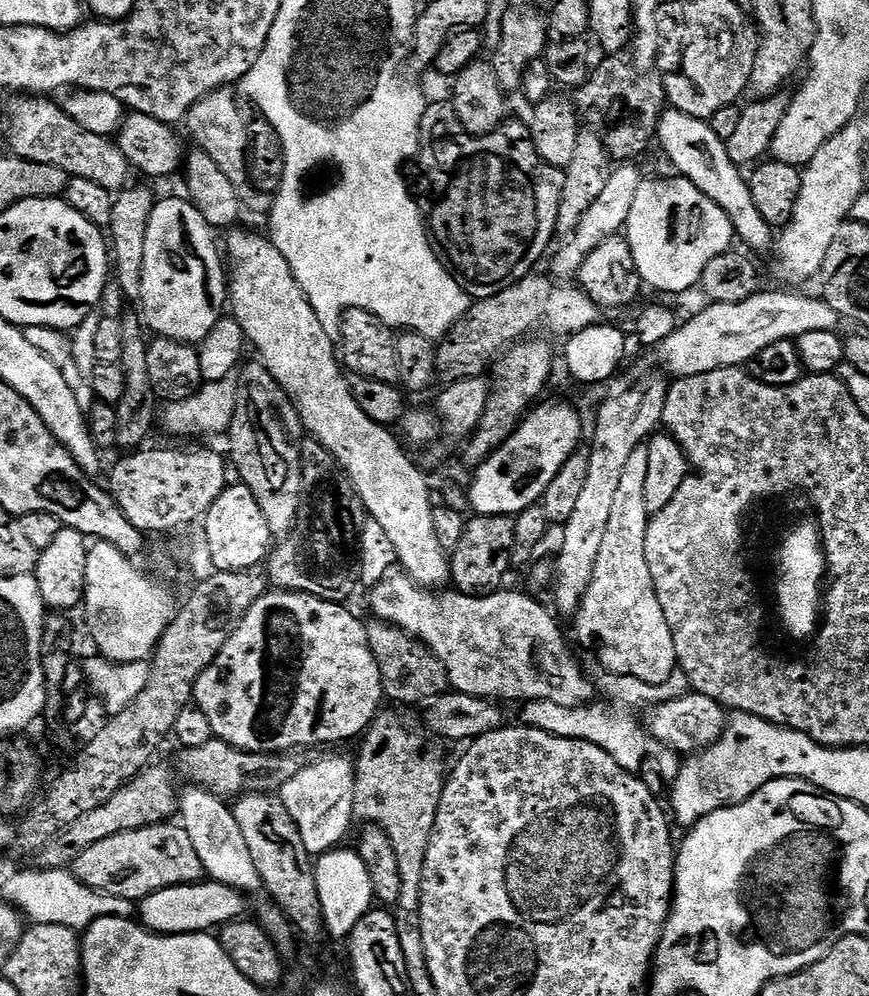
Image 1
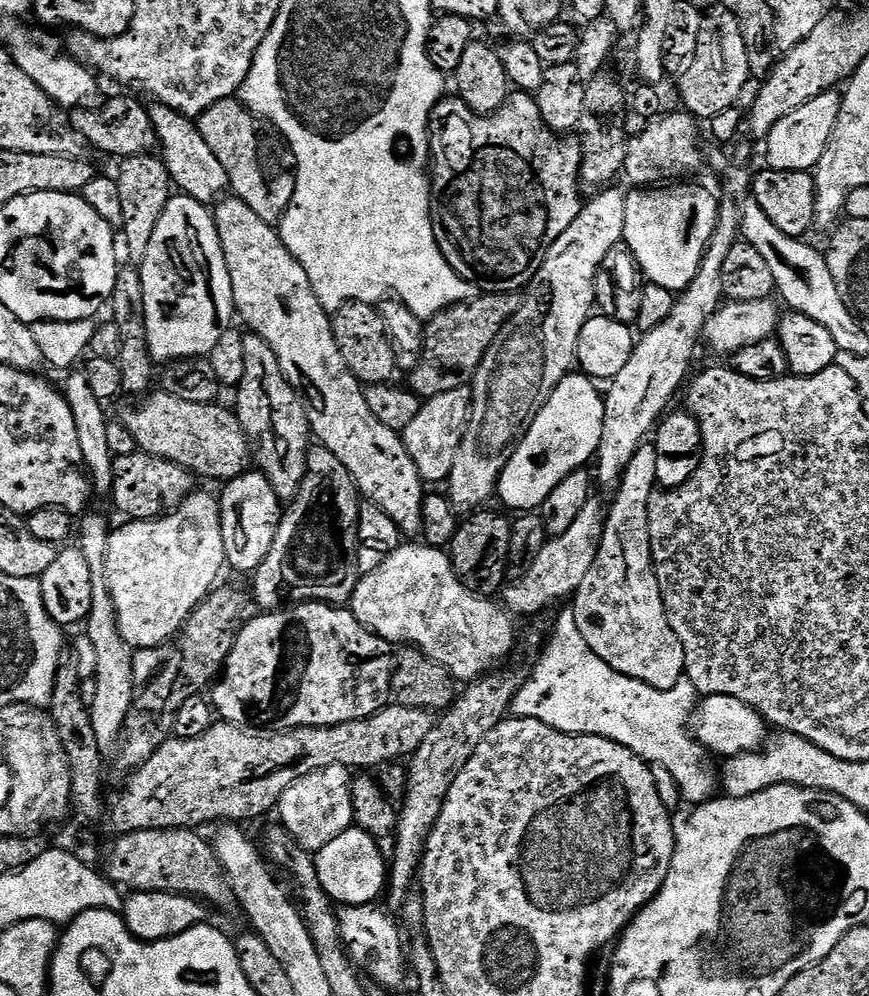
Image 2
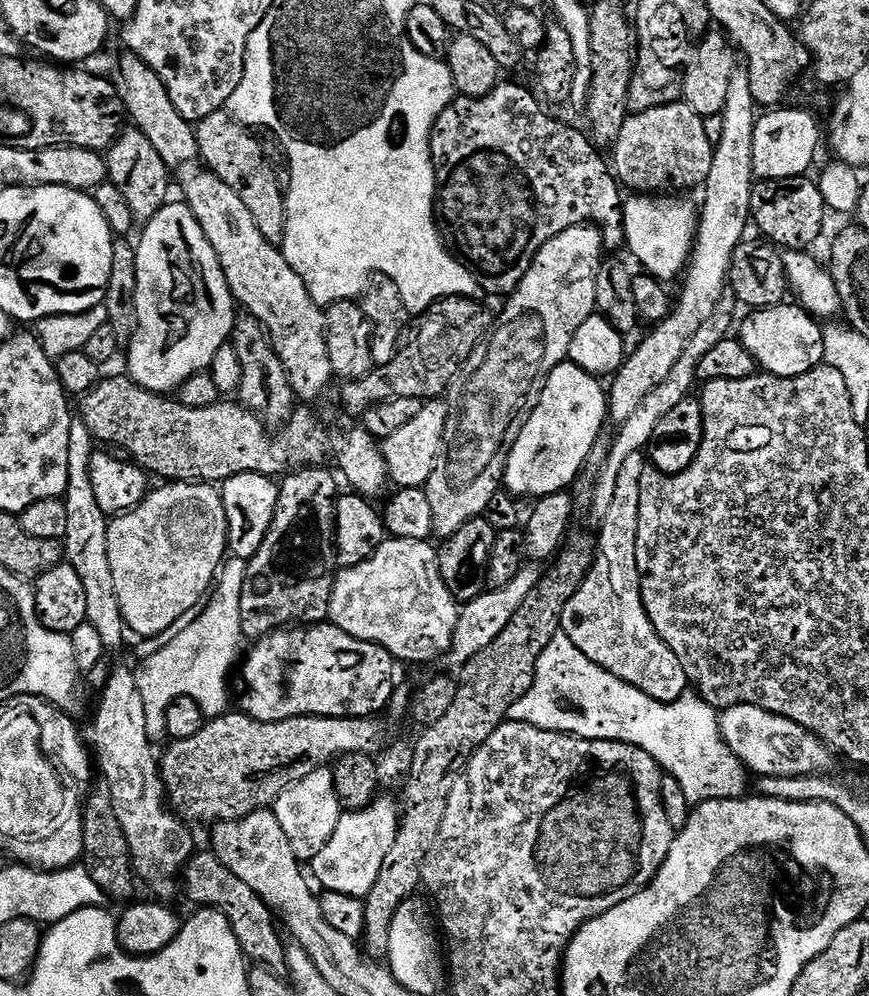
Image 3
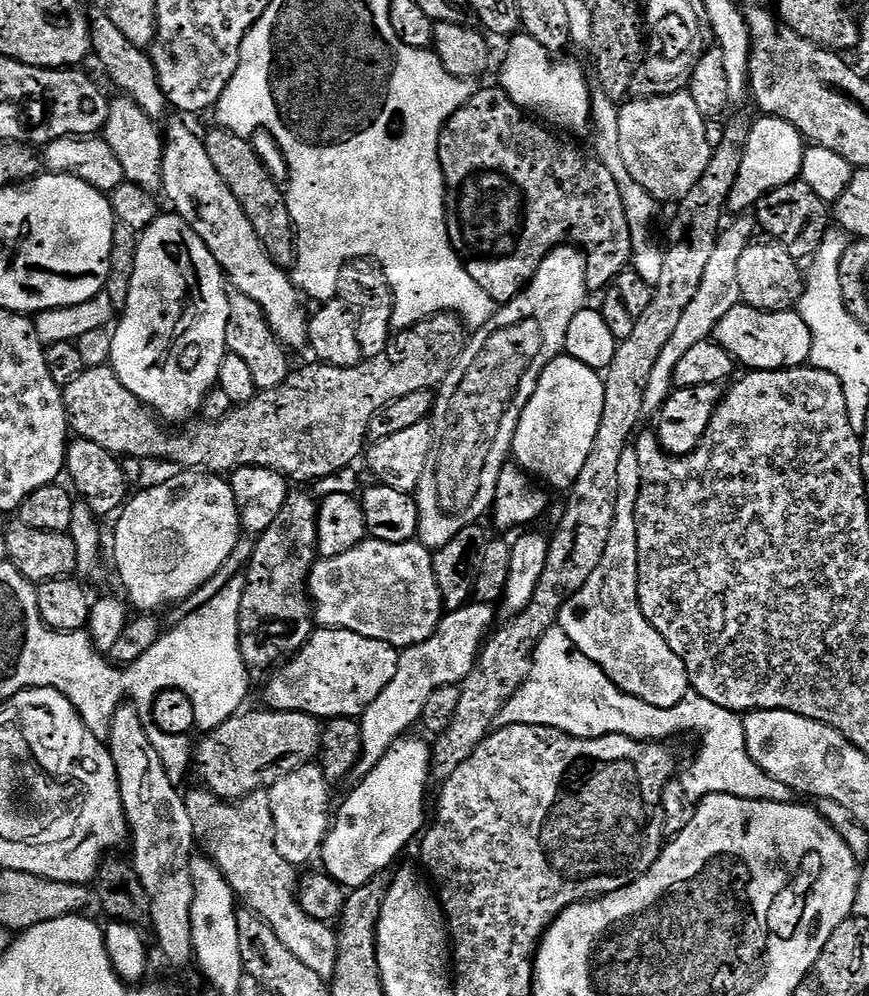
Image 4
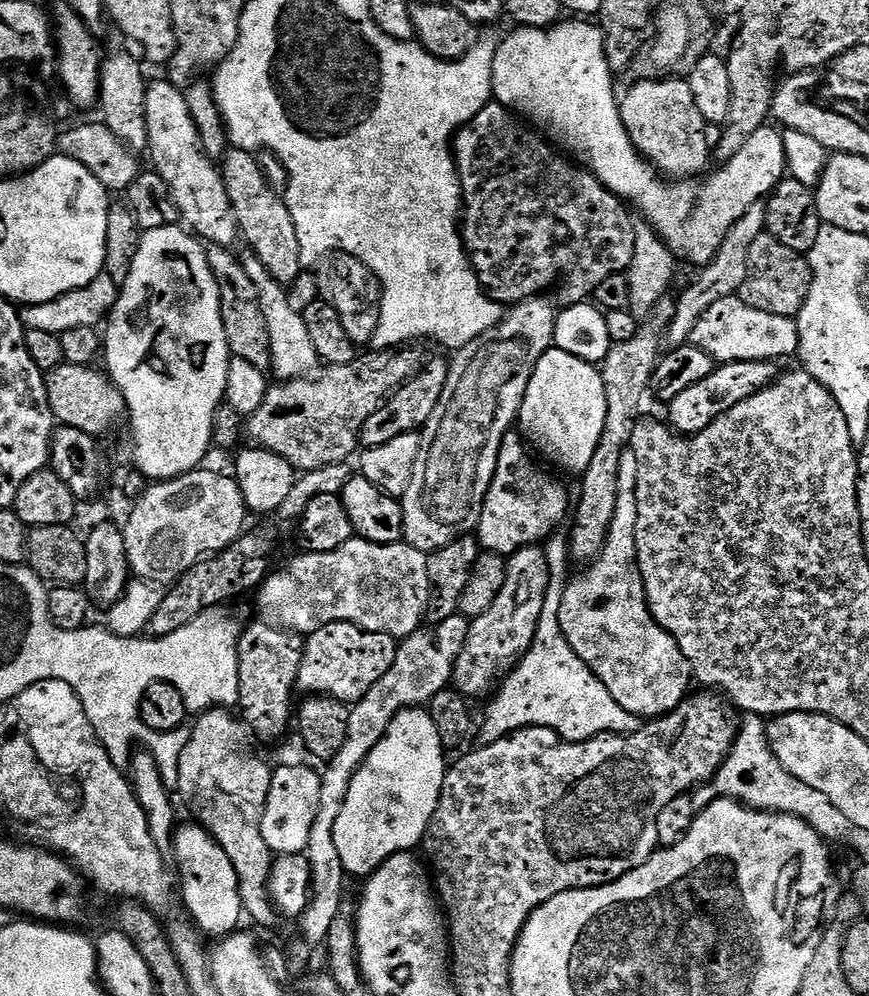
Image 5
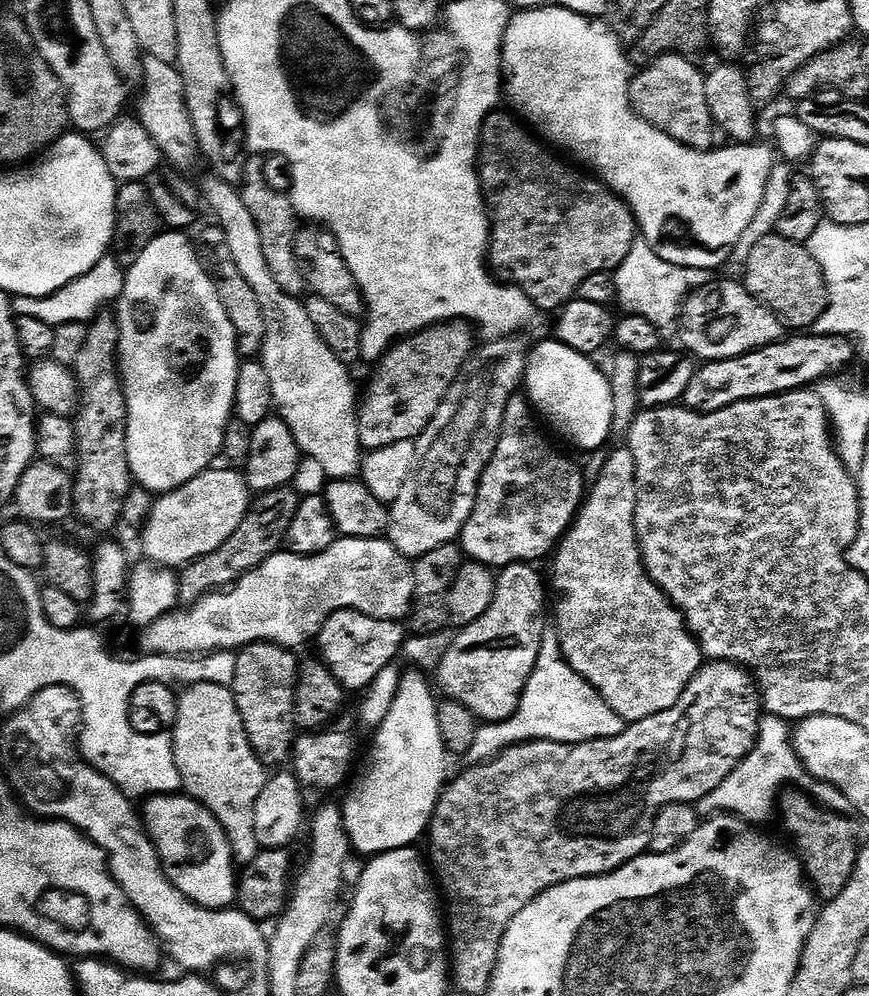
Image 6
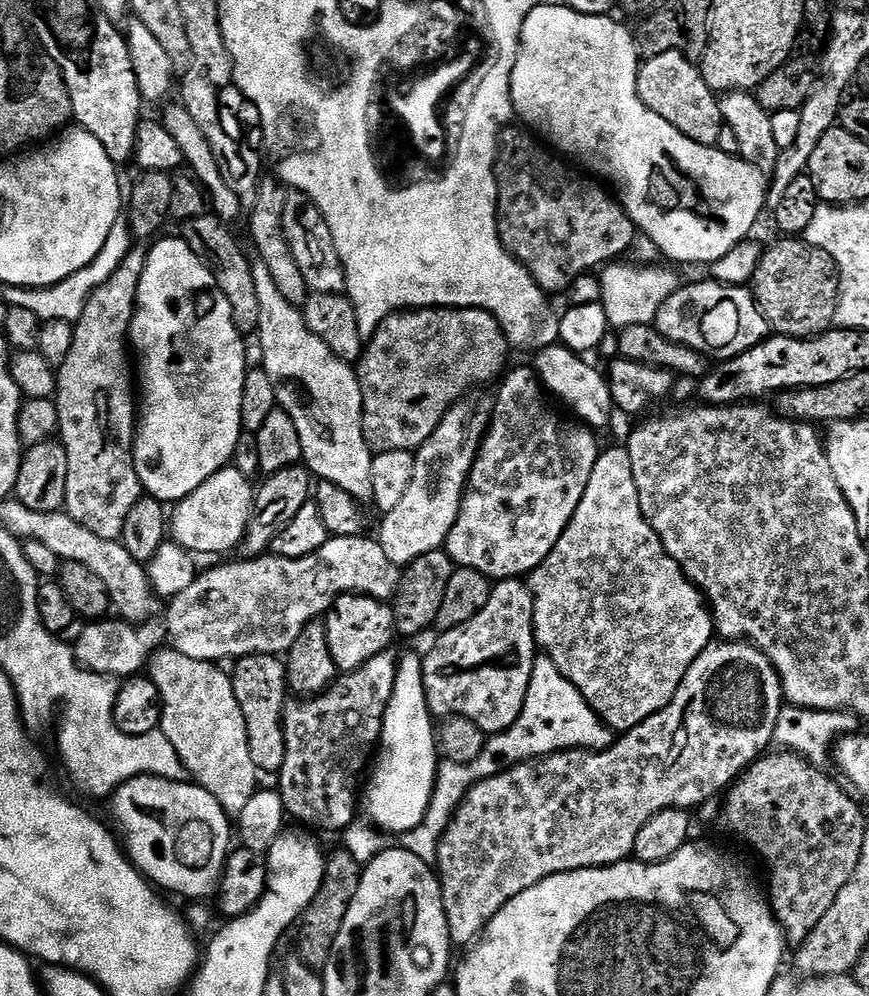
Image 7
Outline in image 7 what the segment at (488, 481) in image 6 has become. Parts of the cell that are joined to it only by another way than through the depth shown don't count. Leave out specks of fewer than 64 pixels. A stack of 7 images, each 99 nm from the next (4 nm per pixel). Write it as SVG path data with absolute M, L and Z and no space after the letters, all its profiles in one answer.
M531 367L516 368L512 373L510 372L499 381L499 384L501 383L500 393L495 393L492 406L492 425L488 427L488 432L484 435L484 441L480 444L476 461L468 475L468 487L464 490L464 497L458 510L458 518L454 522L454 530L450 530L446 545L448 556L455 564L461 568L478 570L493 582L527 577L546 559L550 554L550 550L554 550L554 546L558 542L558 538L562 538L570 518L574 518L574 510L578 510L578 502L582 502L582 494L586 494L586 482L590 482L590 474L594 474L594 466L598 462L602 451L602 445L596 441L597 433L588 424L577 422L575 419L572 419L573 421L563 420L548 405L547 398L549 399L549 397L546 395L546 389L541 383L540 377Z

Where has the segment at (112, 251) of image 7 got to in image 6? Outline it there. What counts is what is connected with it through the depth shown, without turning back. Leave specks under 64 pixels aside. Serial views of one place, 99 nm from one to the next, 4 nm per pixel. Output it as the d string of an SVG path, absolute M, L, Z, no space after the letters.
M105 254L90 271L82 274L82 278L62 286L62 290L58 290L54 294L43 296L42 298L15 297L14 311L17 316L38 318L41 322L46 322L53 326L65 324L66 322L88 324L107 309L104 308L107 304L112 306L119 301L124 289L125 275L125 269L123 267L120 269L119 262L112 257L112 254Z

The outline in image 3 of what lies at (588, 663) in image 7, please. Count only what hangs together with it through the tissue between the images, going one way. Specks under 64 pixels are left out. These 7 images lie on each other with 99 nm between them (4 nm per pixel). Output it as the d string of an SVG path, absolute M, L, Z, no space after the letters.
M643 451L626 458L618 474L618 487L614 489L610 510L606 510L599 521L602 546L597 547L596 560L582 586L566 604L561 631L596 665L642 690L650 698L669 704L685 695L690 685L682 662L678 662L674 650L670 650L670 646L666 646L664 639L654 630L641 596L637 538L640 487L645 467Z

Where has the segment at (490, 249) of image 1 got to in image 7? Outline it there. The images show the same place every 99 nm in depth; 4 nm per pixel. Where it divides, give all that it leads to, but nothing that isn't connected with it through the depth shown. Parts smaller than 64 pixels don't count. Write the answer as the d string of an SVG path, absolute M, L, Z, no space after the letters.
M508 126L500 133L500 147L496 153L496 225L500 231L500 241L506 251L527 268L544 293L567 293L575 280L584 273L619 261L623 257L620 255L638 237L638 229L623 203L607 187L587 175L579 176L580 172L565 163L559 155L553 154L547 147L540 148L541 141L535 135L529 134L523 127L514 127Z

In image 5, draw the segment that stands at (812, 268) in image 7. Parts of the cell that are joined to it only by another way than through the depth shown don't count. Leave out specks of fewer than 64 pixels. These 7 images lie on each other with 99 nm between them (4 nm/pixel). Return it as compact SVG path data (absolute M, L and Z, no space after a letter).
M767 234L754 238L754 246L750 246L746 285L747 299L754 307L770 314L796 318L799 317L811 289L812 271L801 253L790 250L790 246L782 246L778 238Z

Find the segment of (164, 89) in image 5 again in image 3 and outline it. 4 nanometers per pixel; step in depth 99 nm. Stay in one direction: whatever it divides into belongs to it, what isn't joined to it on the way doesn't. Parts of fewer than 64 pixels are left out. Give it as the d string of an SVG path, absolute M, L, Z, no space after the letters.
M195 163L184 165L178 176L184 187L183 203L188 205L194 218L198 218L198 226L202 226L210 246L214 246L214 254L218 254L233 300L267 333L295 395L304 402L318 399L327 390L328 383L334 380L324 342L321 305L312 301L308 287L302 278L298 278L290 262L286 262L283 251L262 238L262 230L254 226L250 210L246 210L242 198L238 198L222 178Z

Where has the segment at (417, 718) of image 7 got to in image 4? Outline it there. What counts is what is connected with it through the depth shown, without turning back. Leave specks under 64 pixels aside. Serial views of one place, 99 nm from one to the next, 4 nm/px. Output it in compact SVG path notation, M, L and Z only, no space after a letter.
M408 739L394 742L386 758L355 785L357 788L345 798L344 805L335 809L334 823L324 839L322 868L345 889L368 884L384 874L399 858L400 851L412 839L415 841L425 827L424 795L432 776L432 748L420 740Z

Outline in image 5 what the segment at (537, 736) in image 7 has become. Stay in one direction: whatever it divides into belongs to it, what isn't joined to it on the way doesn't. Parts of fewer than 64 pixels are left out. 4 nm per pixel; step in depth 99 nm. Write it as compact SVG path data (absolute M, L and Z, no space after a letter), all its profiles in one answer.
M552 594L542 606L542 618L530 650L507 673L495 696L496 700L487 701L484 721L478 724L481 745L498 742L520 728L552 728L560 739L579 742L605 734L637 732L642 726L641 717L622 710L622 706L614 702L610 690L606 690L606 686L602 686L592 673L590 666L574 654L570 642L566 642L562 634L559 599Z

